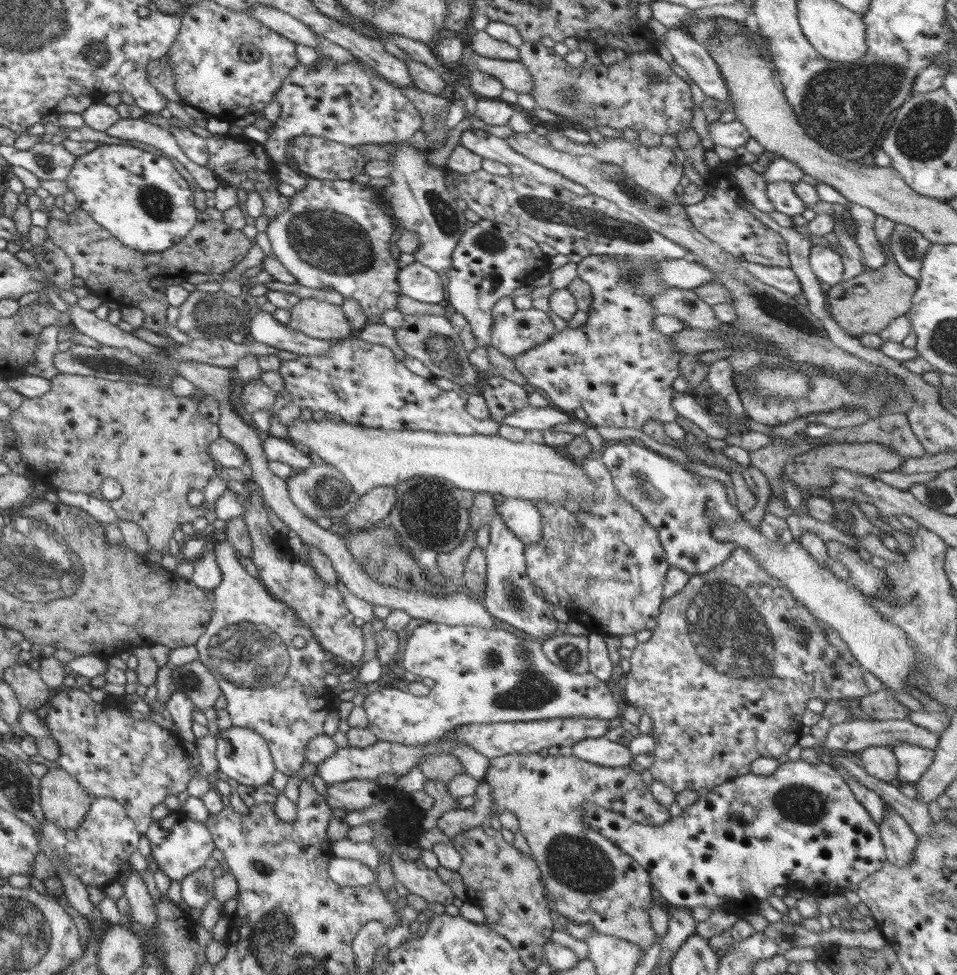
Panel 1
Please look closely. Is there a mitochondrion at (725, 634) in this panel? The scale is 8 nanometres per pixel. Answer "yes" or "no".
yes

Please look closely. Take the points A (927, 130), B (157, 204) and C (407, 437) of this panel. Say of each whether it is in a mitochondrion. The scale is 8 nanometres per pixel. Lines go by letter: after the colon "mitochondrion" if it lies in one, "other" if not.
A: mitochondrion
B: mitochondrion
C: other

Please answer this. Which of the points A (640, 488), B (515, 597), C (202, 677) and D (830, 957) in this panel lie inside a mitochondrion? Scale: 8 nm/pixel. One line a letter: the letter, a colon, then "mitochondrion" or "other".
A: mitochondrion
B: mitochondrion
C: mitochondrion
D: other

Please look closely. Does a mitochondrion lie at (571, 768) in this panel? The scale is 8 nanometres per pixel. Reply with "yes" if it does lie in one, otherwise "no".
no

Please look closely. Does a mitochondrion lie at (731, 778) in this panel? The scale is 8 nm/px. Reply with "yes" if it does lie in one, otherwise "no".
no

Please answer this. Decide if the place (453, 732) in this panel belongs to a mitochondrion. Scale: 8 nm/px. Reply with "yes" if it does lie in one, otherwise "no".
no

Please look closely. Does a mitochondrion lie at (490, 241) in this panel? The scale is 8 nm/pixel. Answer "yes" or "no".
yes

